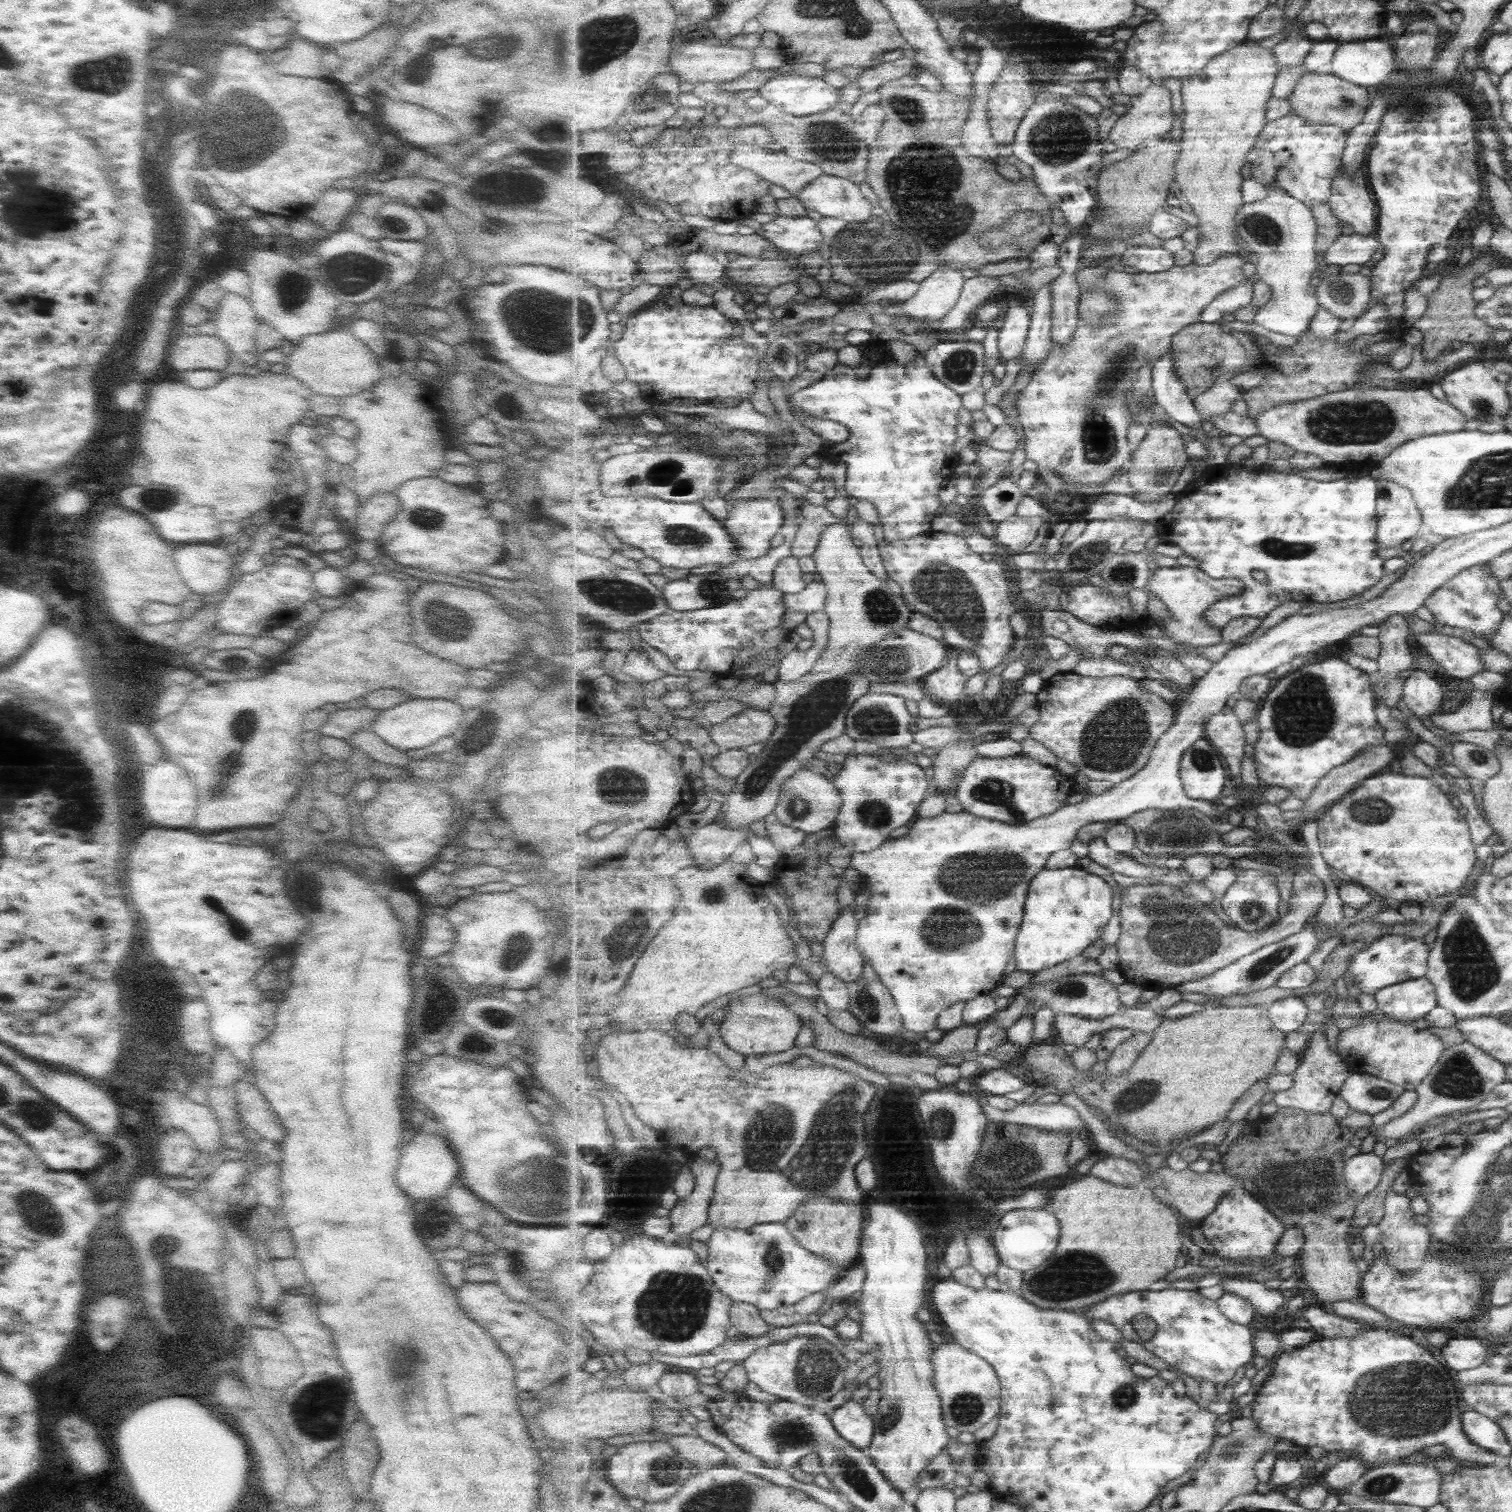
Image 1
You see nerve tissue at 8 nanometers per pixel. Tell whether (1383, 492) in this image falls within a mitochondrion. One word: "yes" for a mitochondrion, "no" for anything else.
no

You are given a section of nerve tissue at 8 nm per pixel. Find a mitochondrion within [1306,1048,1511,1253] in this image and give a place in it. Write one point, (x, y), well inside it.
(1457, 1079)

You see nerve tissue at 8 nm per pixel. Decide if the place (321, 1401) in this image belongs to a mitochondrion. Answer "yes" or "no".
yes

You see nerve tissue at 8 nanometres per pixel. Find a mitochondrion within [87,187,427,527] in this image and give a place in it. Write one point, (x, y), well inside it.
(288, 279)

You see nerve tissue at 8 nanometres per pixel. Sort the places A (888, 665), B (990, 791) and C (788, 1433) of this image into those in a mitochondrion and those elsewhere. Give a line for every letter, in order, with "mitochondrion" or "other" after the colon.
A: mitochondrion
B: mitochondrion
C: mitochondrion

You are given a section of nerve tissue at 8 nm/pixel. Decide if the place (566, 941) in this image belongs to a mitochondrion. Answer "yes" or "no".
no

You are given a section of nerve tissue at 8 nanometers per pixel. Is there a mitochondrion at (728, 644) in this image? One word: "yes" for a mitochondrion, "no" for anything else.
no

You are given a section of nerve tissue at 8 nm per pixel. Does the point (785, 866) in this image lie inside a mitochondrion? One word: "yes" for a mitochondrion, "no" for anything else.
no

